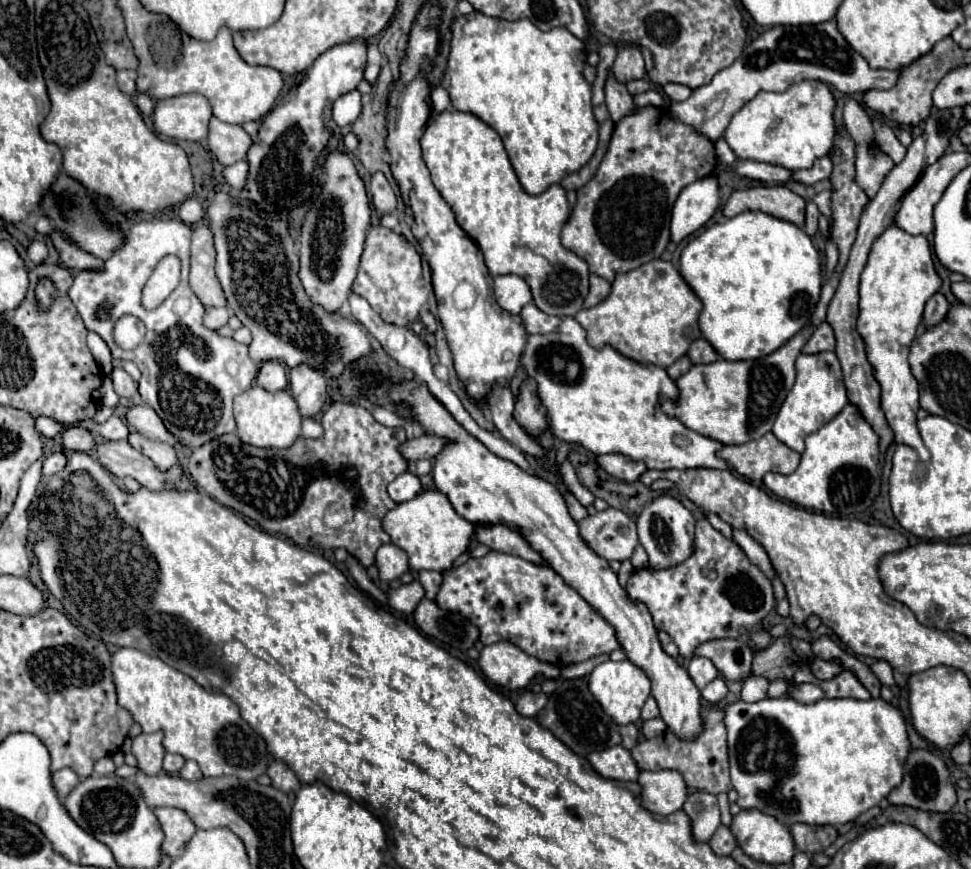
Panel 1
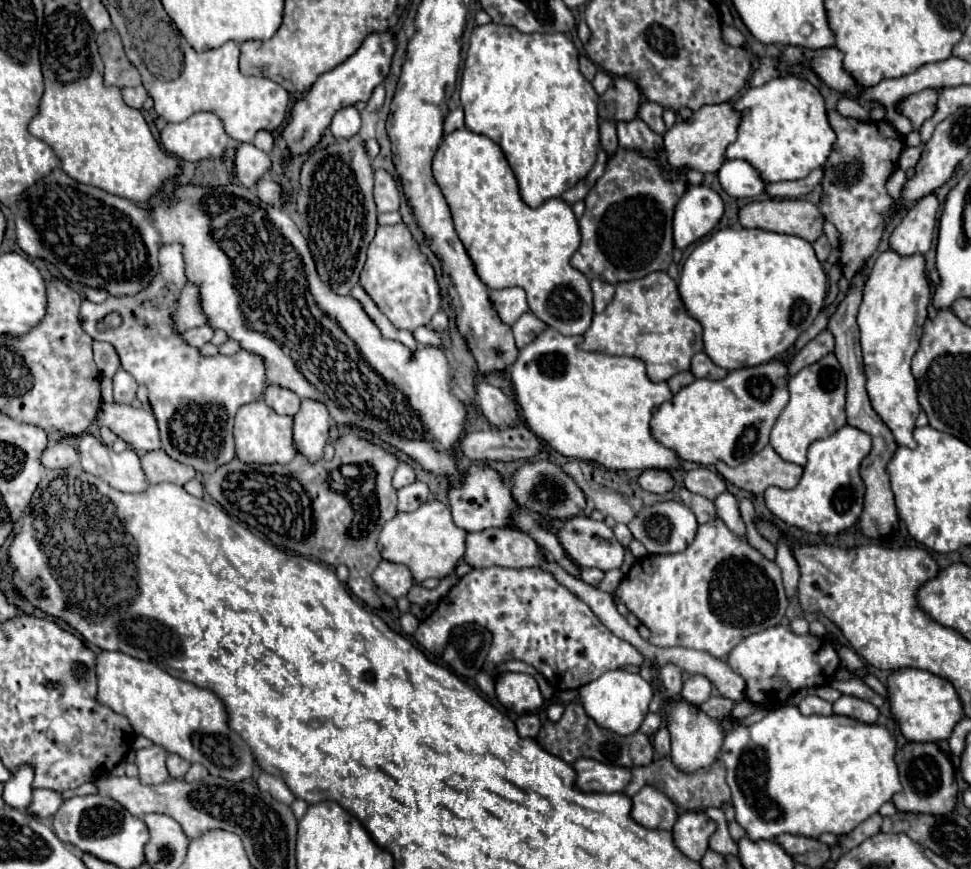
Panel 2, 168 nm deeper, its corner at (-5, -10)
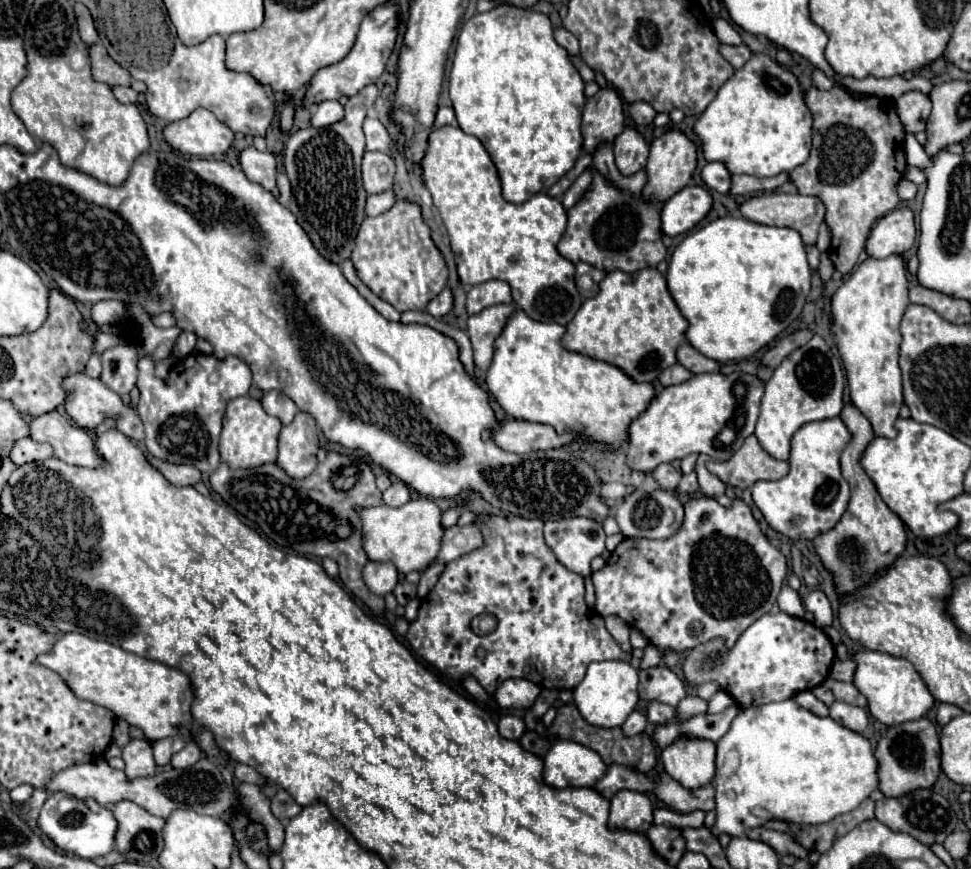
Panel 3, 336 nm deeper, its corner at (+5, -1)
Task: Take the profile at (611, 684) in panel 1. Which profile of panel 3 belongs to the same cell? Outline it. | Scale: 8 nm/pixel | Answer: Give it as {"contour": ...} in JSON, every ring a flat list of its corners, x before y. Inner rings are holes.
{"contour":[[599,661,587,667,585,679,575,687,575,705,581,711,587,723,597,727,621,727,627,715,635,709,639,695,637,695,637,669,631,667,627,661]]}

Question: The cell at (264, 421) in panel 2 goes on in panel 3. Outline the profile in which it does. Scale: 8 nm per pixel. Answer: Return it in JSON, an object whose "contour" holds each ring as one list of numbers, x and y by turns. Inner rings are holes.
{"contour":[[237,397,227,405,223,417,223,431,219,439,219,453,229,467,259,467,261,463,273,463,277,459,277,437,281,421,265,413,261,403,251,397]]}

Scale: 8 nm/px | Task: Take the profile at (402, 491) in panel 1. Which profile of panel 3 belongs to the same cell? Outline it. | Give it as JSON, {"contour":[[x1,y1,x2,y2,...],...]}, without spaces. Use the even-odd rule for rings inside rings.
{"contour":[[395,481,387,491,383,491,383,503,389,507,401,507,411,499,411,491,405,483]]}

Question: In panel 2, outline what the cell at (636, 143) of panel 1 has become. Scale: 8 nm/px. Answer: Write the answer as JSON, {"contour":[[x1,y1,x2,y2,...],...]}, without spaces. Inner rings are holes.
{"contour":[[617,148,605,174,585,198,585,214,579,220,581,246,571,258,573,268,589,280,601,278,609,284,667,270,667,260,671,260,673,252,673,212,677,200,687,190,685,174,689,168,679,168,677,180,665,180,665,170,673,170,673,166,667,162,663,148,655,156,645,156,633,148]]}

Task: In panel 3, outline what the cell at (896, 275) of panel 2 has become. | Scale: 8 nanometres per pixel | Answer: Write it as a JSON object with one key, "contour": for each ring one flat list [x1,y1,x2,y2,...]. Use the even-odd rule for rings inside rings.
{"contour":[[899,255,865,259,831,297,831,333,841,355,851,403,869,419,875,435,893,439,895,421,903,405,899,369,899,323,909,305,905,265]]}

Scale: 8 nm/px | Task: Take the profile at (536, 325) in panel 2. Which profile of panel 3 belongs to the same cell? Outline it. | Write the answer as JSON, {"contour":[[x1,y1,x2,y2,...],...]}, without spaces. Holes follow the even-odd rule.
{"contour":[[493,305,467,319,467,333,473,341,475,365,487,371,493,359,493,341,501,335,507,317,513,313,513,305]]}

